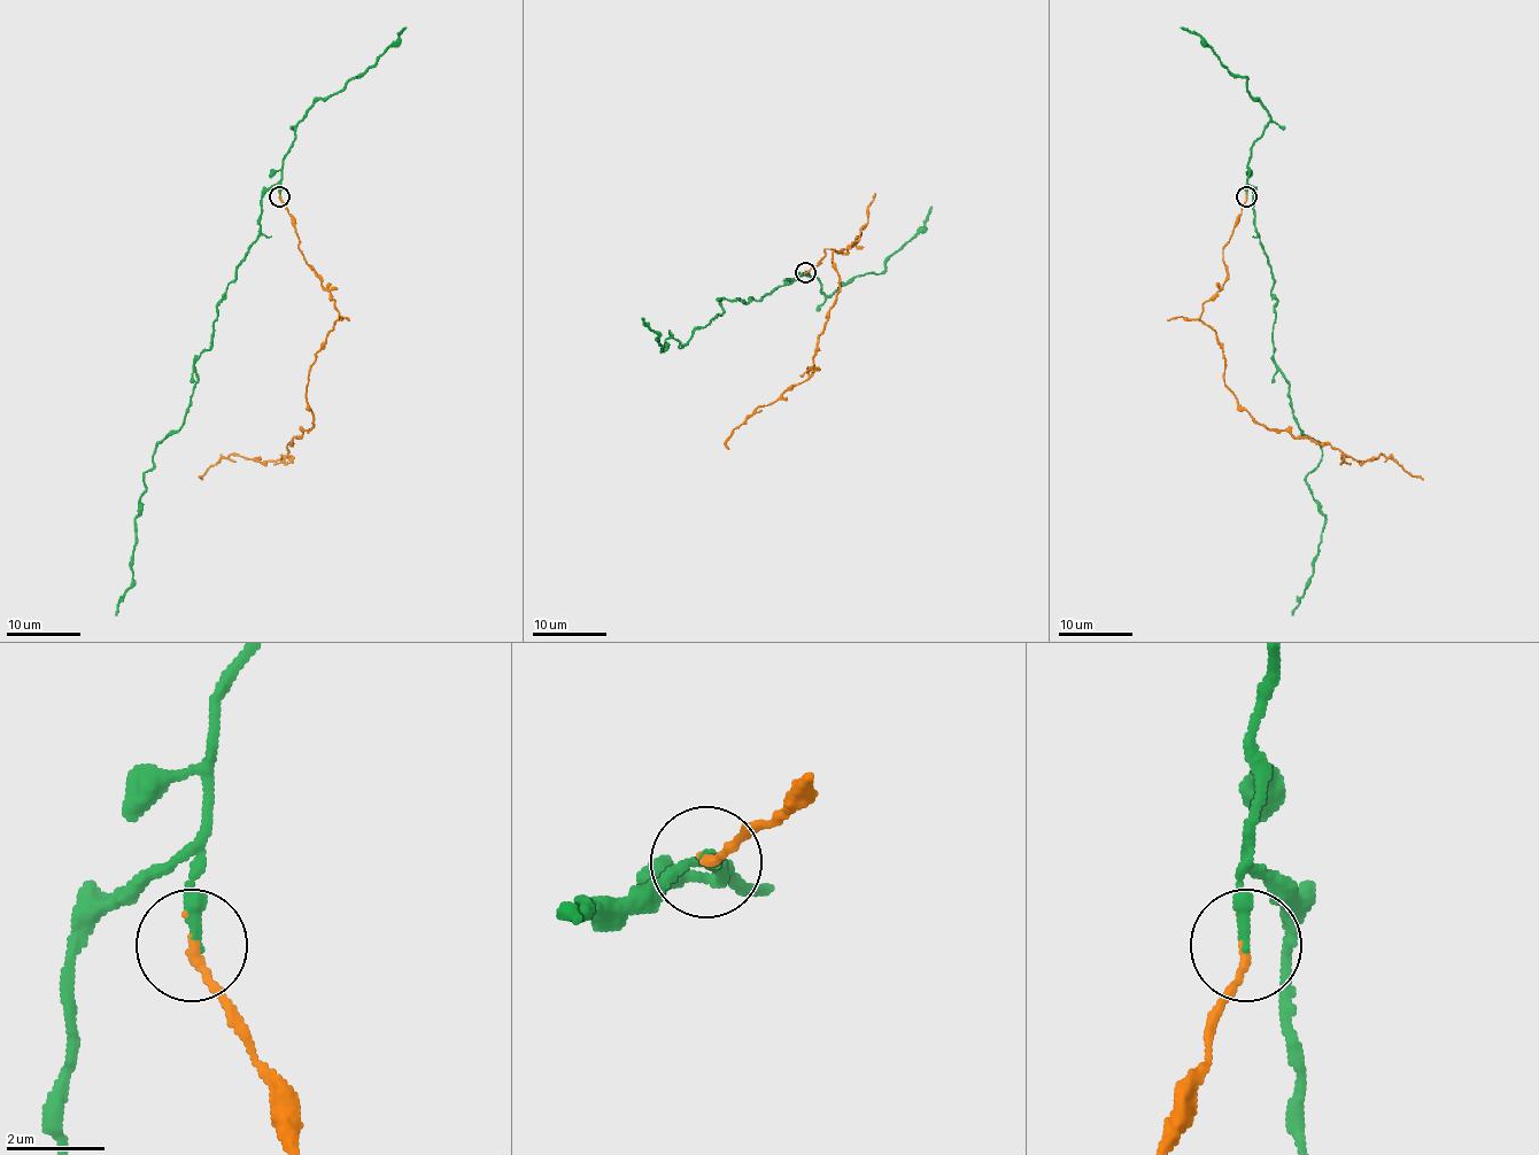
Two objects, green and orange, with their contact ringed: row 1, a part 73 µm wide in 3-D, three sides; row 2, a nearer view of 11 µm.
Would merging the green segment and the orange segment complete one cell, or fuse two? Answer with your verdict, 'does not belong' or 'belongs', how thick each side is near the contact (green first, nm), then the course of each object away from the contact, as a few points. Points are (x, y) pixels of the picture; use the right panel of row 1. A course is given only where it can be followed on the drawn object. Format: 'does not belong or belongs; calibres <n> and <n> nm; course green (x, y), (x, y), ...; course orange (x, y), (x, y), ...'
does not belong; calibres 240 and 180 nm; course green (1246, 195), (1249, 185), (1271, 269), (1274, 358), (1294, 420), (1322, 448), (1305, 483), (1325, 526), (1292, 614); course orange (1246, 195), (1222, 250), (1228, 277), (1200, 316), (1226, 387), (1268, 428), (1356, 462), (1384, 454), (1423, 480)

